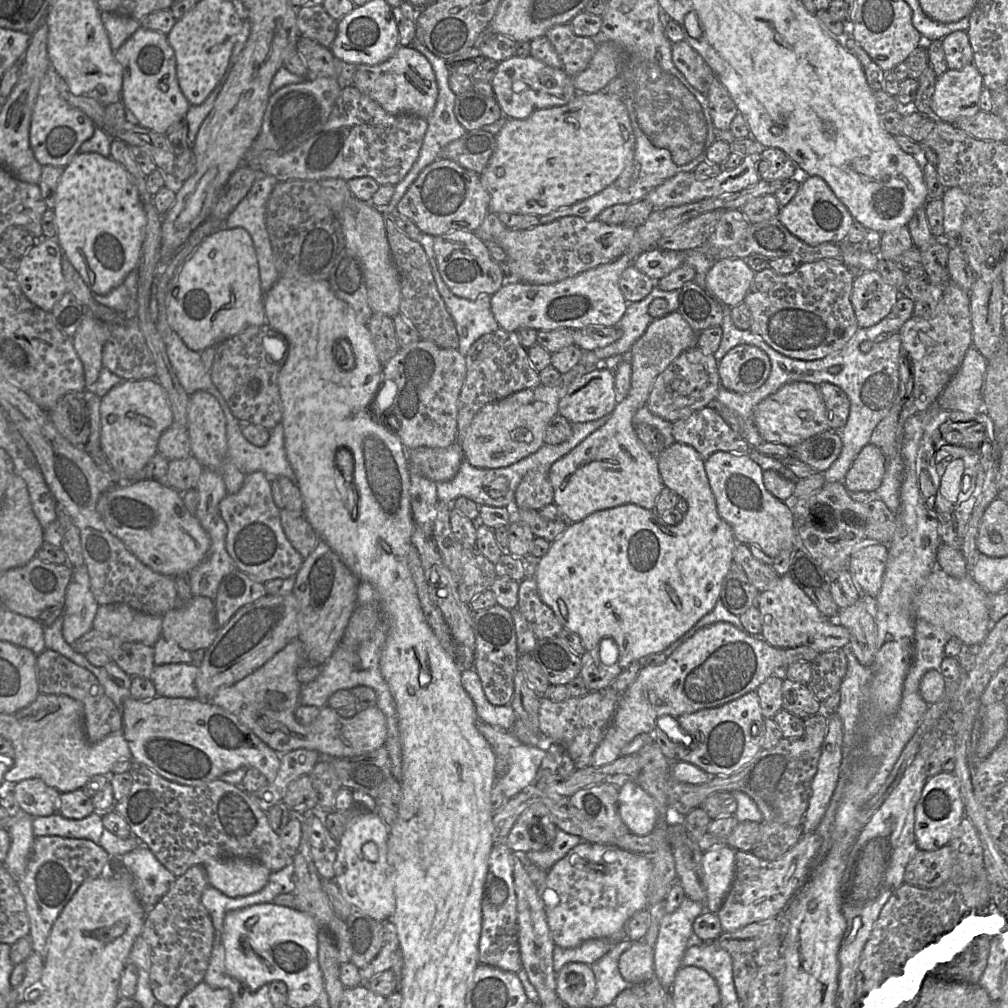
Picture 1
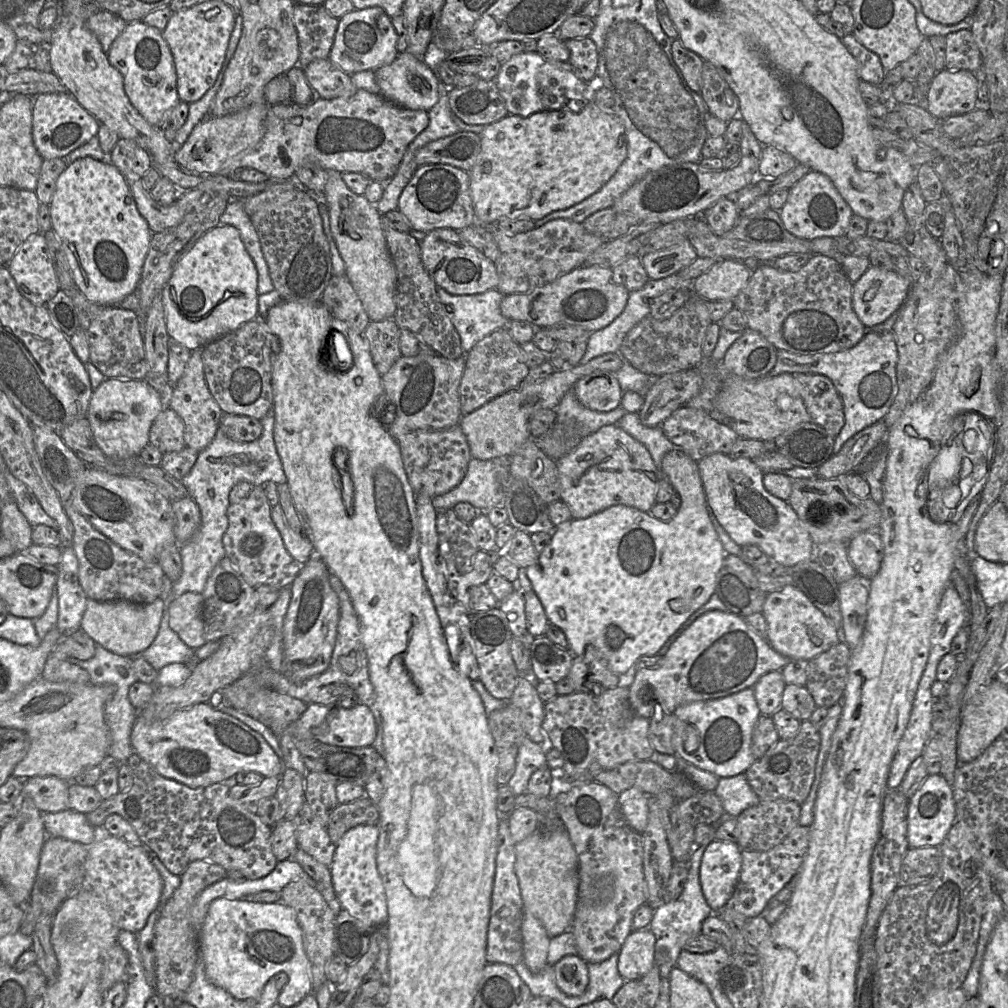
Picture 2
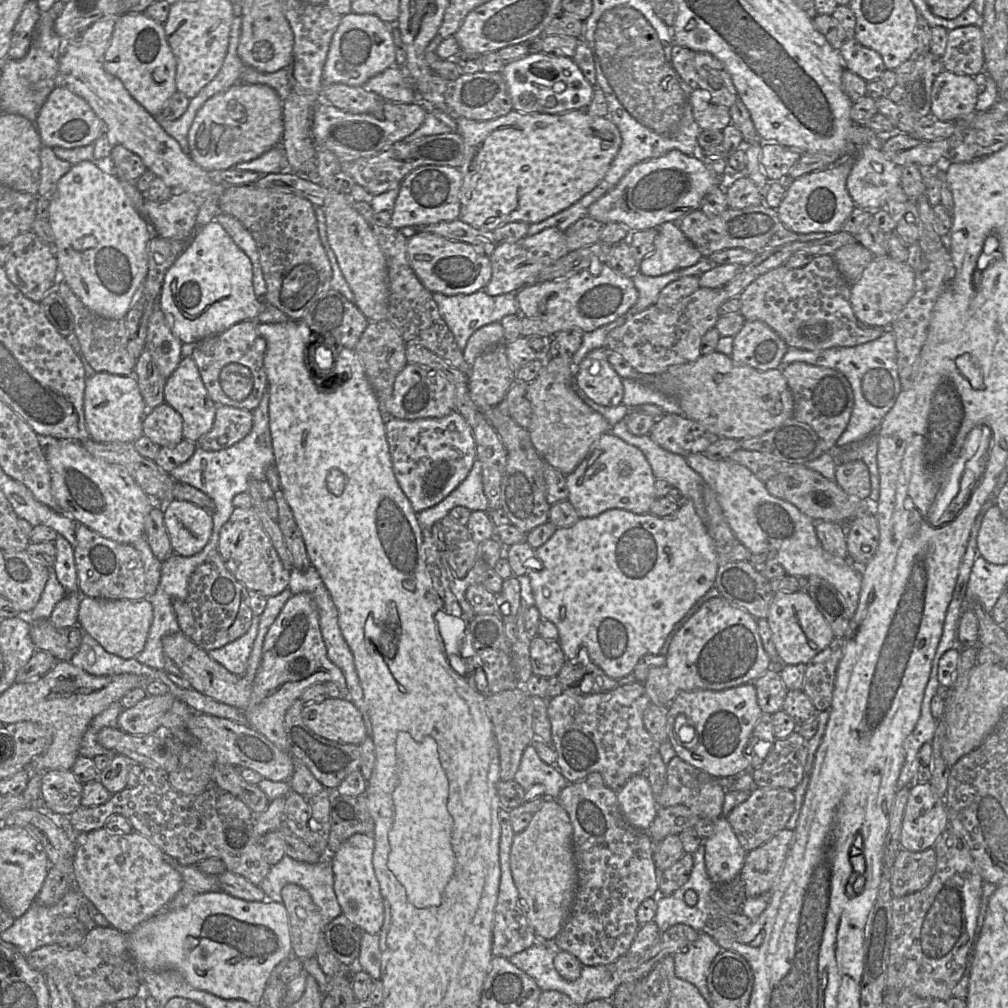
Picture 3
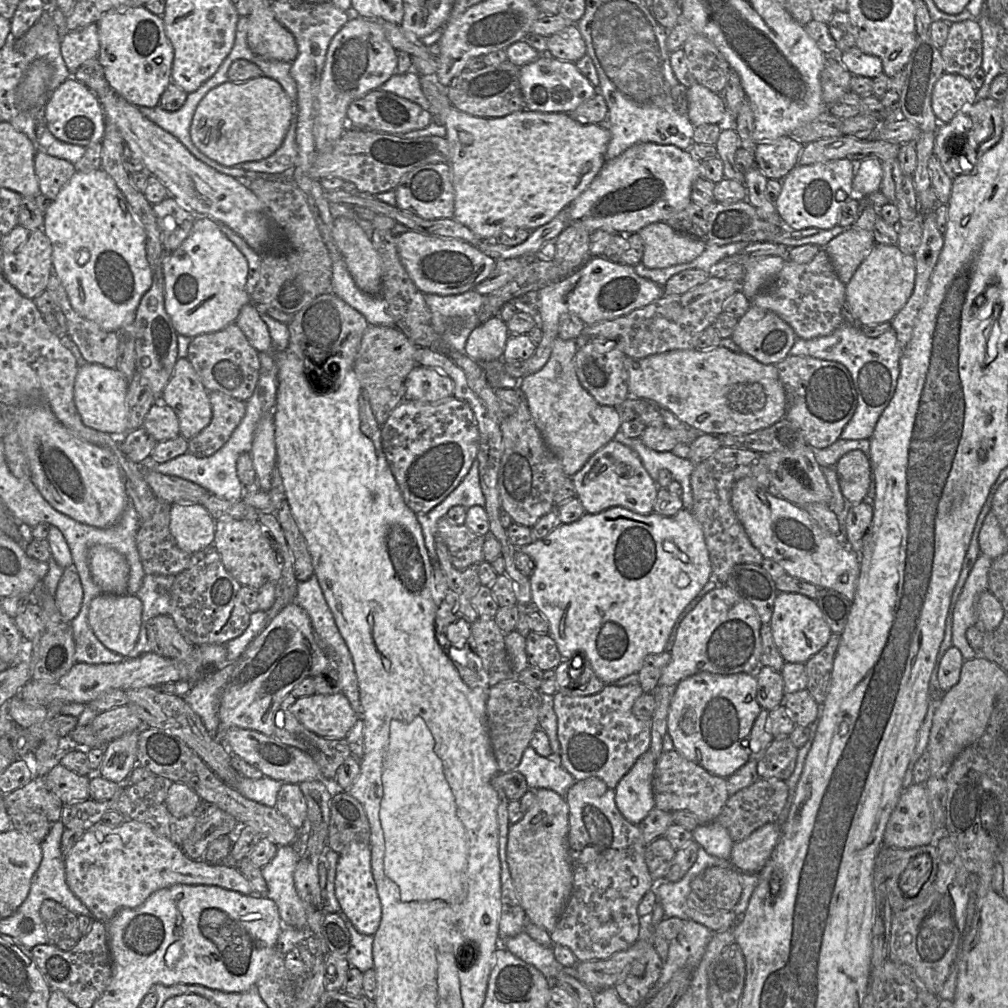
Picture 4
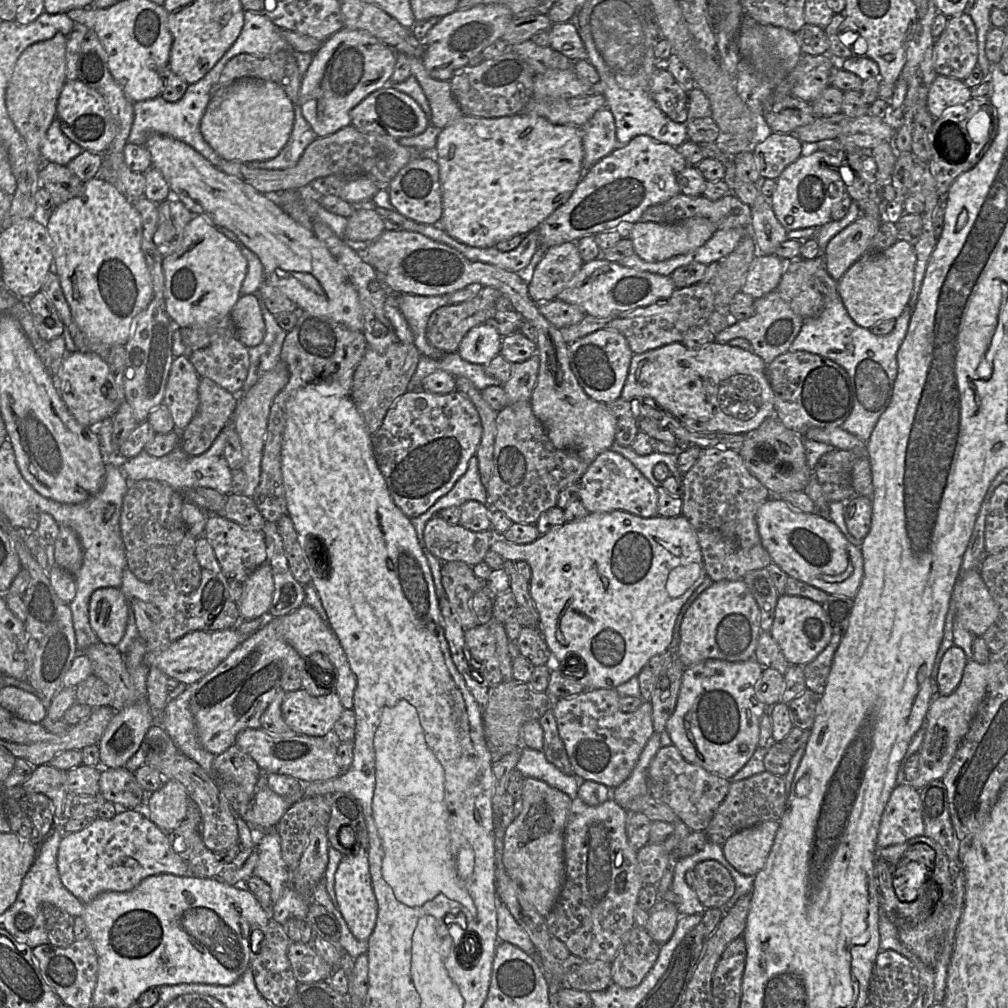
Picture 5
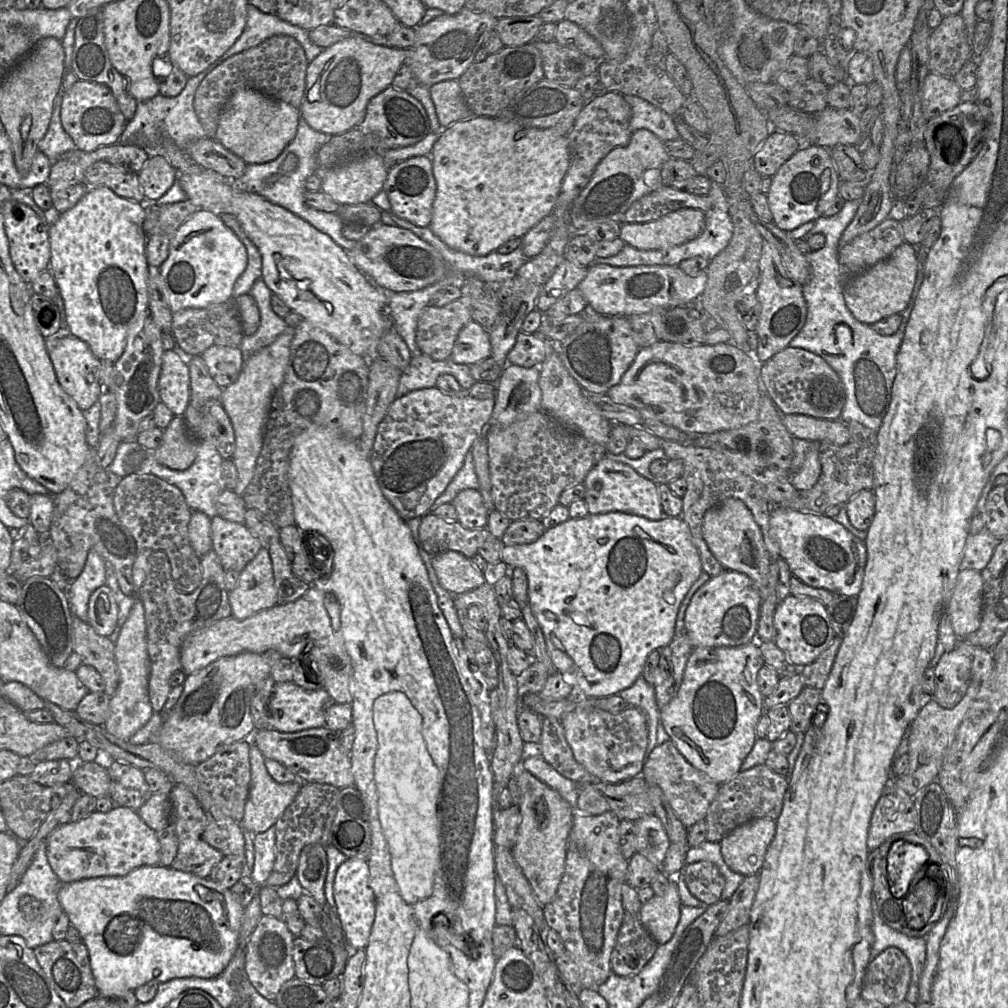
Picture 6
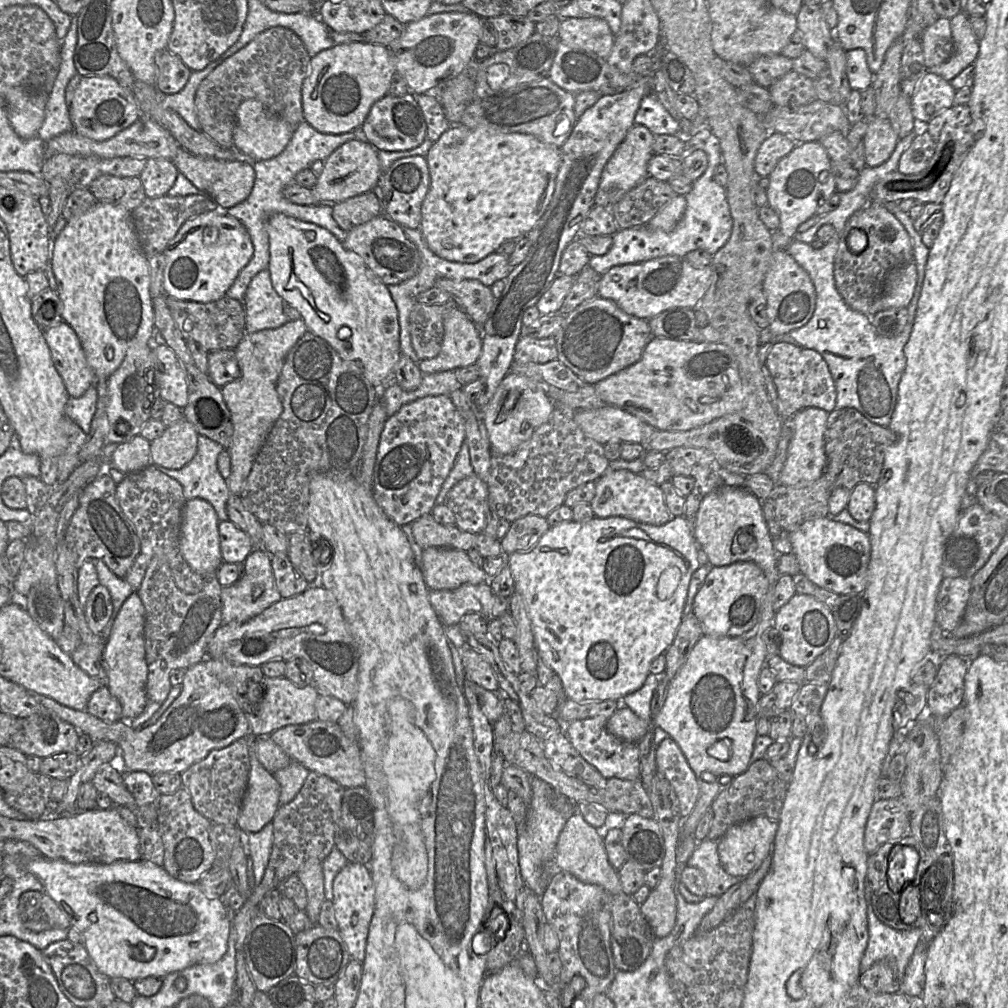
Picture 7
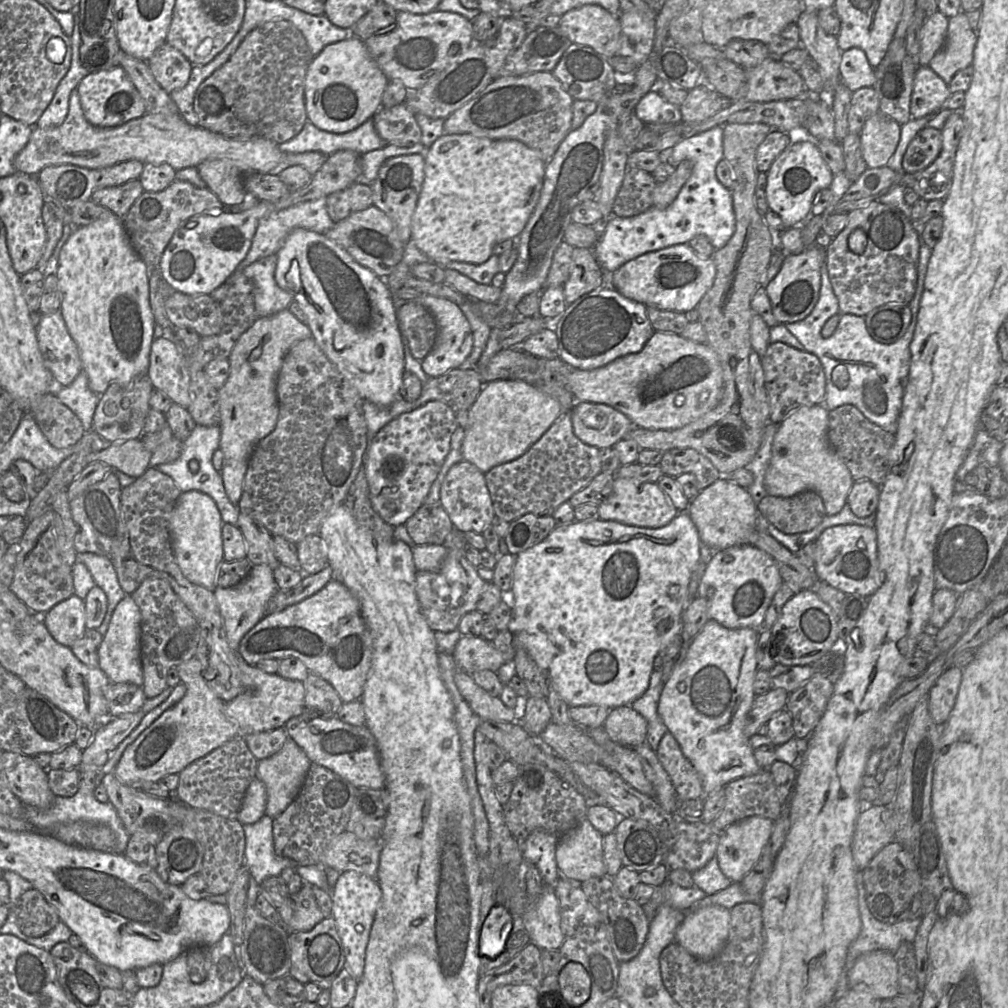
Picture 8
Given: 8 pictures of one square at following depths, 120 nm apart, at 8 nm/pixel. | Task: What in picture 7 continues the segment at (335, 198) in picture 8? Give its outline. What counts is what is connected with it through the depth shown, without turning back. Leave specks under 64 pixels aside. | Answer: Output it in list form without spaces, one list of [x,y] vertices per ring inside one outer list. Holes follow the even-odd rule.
[[[373,191],[351,197],[332,205],[332,217],[338,226],[348,232],[381,213],[381,202]]]

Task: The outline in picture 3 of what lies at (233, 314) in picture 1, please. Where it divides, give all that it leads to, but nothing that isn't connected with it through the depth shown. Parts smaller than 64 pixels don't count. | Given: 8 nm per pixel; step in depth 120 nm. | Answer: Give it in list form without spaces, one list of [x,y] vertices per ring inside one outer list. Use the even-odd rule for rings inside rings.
[[[217,221],[203,227],[196,225],[192,240],[166,272],[159,306],[173,333],[183,343],[197,343],[220,334],[239,322],[257,319],[266,308],[265,301],[258,298],[254,291],[253,266],[250,258]]]

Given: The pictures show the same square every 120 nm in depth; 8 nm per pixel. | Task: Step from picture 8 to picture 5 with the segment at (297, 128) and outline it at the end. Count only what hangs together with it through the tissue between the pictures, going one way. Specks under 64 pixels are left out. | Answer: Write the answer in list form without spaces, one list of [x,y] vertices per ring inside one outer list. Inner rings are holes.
[[[286,51],[265,57],[239,54],[230,59],[221,72],[218,82],[212,87],[212,95],[219,89],[241,79],[257,78],[278,84],[294,103],[298,103],[301,76],[296,59]]]

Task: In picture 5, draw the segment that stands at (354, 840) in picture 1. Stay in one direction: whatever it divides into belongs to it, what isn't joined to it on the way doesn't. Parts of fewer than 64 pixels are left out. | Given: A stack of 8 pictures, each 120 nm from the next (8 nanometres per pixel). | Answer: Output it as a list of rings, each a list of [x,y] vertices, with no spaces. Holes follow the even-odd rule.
[[[367,853],[342,858],[335,873],[335,893],[340,912],[351,933],[357,940],[367,941],[376,926],[378,914]]]

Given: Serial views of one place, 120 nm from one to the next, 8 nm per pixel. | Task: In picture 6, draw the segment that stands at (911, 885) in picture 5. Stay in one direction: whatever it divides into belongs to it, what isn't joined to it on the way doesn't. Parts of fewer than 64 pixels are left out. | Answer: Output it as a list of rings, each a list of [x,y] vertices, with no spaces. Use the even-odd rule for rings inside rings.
[[[903,840],[894,842],[887,855],[888,884],[893,897],[906,897],[911,881],[928,858],[921,845]]]

